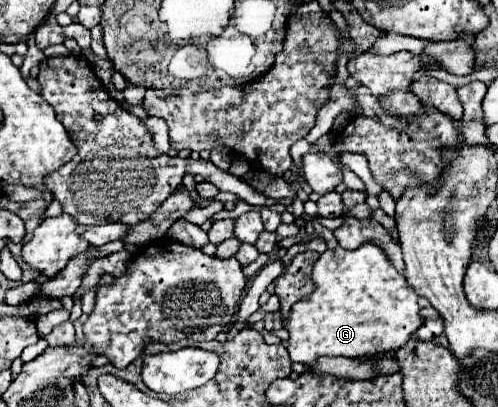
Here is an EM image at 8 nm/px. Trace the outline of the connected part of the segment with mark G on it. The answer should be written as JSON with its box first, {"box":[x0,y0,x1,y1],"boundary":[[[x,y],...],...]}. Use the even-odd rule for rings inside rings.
{"box":[288,243,422,365],"boundary":[[[364,243],[358,249],[326,249],[312,271],[314,291],[290,309],[288,353],[292,361],[312,365],[322,355],[362,357],[400,349],[422,325],[418,293],[394,269],[384,249]]]}

